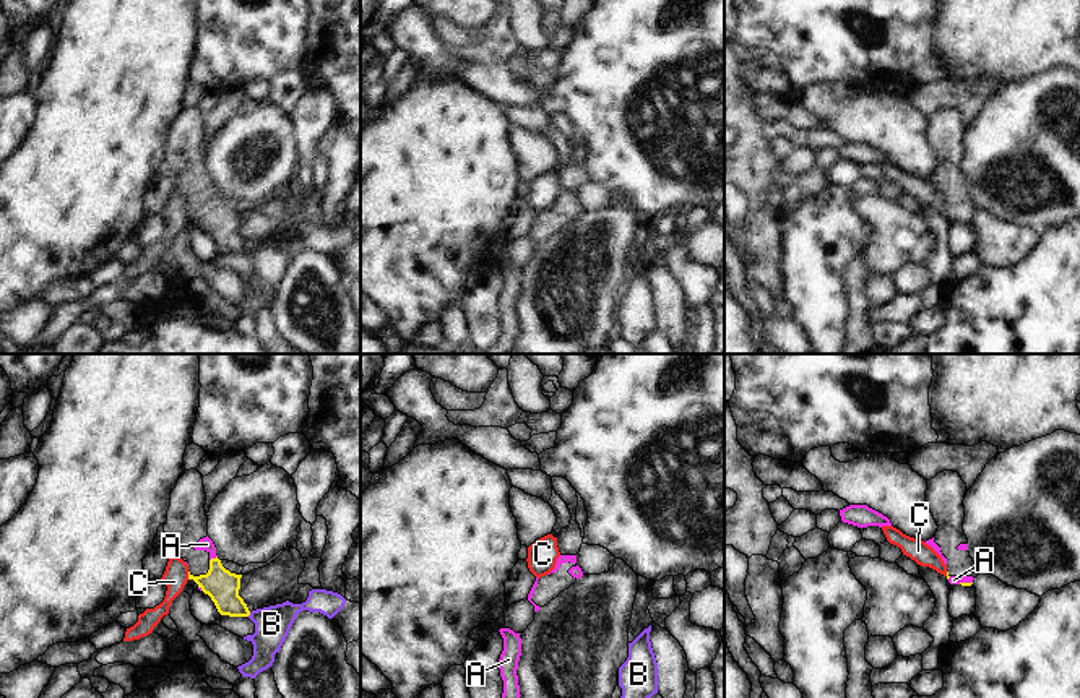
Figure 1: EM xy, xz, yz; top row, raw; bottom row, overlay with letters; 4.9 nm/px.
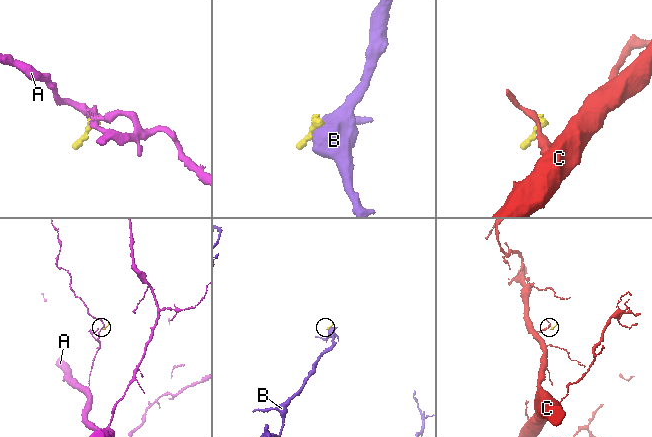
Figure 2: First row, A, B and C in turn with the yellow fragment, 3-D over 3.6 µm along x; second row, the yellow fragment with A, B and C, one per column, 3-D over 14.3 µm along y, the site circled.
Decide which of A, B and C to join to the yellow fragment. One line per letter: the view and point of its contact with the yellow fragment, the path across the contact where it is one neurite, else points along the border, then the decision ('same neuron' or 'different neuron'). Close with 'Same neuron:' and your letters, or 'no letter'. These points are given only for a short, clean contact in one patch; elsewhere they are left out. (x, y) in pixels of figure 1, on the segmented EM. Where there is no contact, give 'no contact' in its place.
A: meets yellow in xy at (213, 559); runs through xy (223, 586), (218, 581), (213, 559), (207, 544); same neuron
B: meets yellow in xy at (249, 614); border along xy (250, 612), (247, 616); different neuron
C: meets yellow in xy at (189, 575); border along xy (187, 572), (189, 578); different neuron
Same neuron: A

